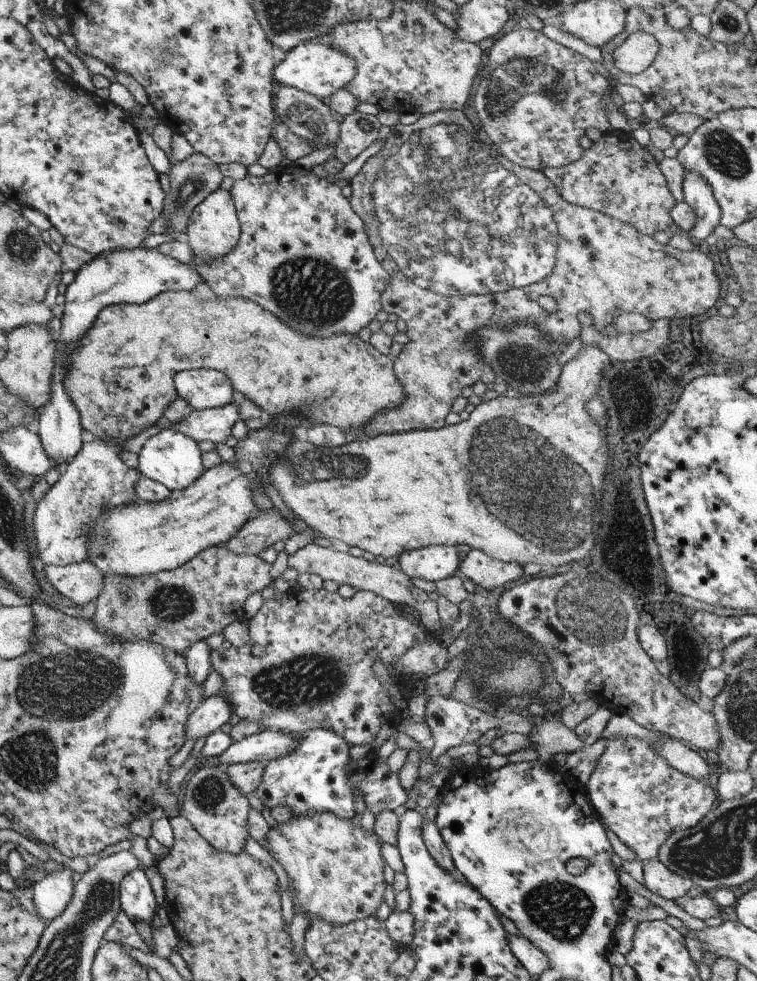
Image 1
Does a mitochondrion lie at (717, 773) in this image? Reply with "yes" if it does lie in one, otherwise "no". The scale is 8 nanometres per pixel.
no

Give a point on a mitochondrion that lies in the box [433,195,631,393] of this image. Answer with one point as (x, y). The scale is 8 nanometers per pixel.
(519, 363)

